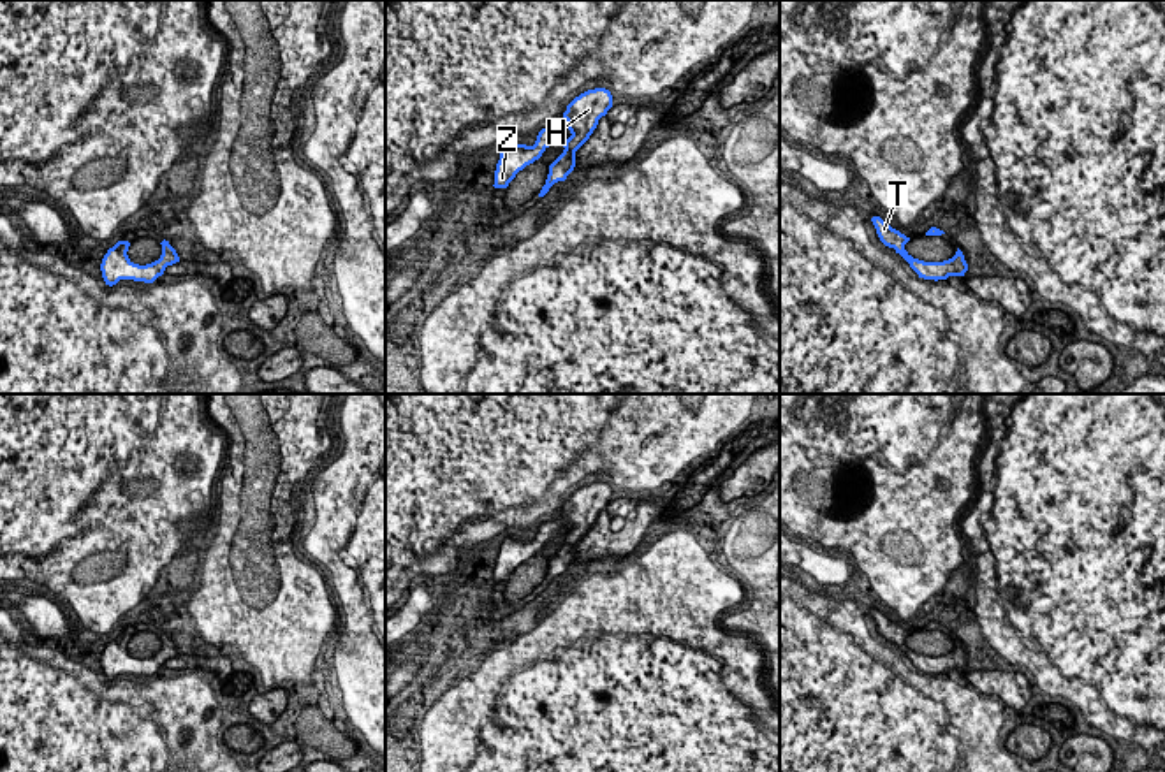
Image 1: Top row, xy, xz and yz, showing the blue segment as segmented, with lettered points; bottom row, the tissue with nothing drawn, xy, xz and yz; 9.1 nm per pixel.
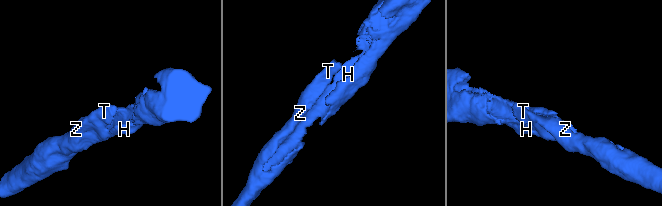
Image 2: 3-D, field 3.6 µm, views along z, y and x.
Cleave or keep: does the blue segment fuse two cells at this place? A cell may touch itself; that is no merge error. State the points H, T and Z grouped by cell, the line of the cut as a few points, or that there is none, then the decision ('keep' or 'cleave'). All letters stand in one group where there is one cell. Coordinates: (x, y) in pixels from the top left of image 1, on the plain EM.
H T Z; no cut; keep

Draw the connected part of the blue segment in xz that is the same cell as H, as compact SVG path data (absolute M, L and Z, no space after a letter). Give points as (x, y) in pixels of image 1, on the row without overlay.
M595 482L575 491L563 506L565 519L542 522L533 540L505 538L495 564L495 582L507 582L519 564L533 557L560 531L561 522L570 524L570 531L563 538L563 547L549 559L546 579L539 591L549 582L565 575L575 561L575 545L590 533L598 513L612 501L612 489L605 482Z

